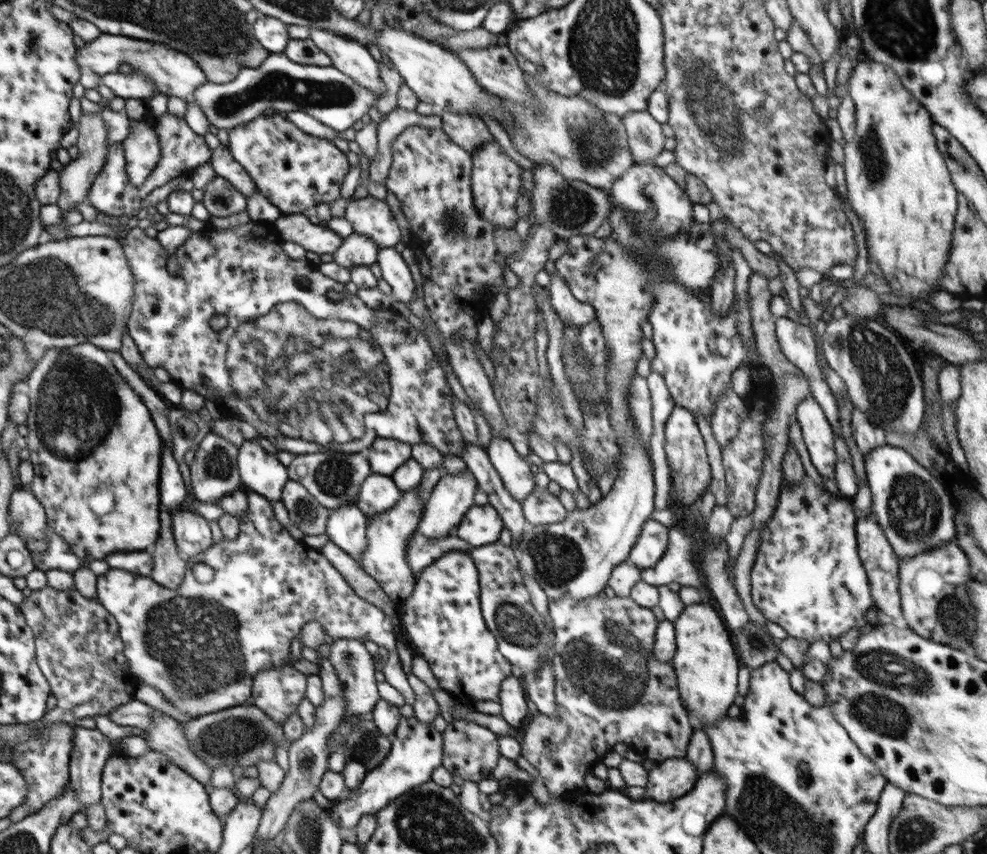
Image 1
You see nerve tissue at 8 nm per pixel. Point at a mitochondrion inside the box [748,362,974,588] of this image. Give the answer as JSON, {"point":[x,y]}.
{"point":[913,511]}

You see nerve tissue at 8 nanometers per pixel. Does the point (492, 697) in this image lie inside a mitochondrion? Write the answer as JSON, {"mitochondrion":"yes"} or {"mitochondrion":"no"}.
{"mitochondrion":"no"}

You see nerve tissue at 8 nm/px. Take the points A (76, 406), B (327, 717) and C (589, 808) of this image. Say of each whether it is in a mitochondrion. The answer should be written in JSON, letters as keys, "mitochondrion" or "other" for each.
{"A":"mitochondrion","B":"other","C":"other"}

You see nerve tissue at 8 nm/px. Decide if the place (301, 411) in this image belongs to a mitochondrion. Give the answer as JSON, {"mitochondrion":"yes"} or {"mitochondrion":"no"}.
{"mitochondrion":"yes"}

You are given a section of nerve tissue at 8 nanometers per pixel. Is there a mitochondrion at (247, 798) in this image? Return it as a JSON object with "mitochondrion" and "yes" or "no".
{"mitochondrion":"no"}

